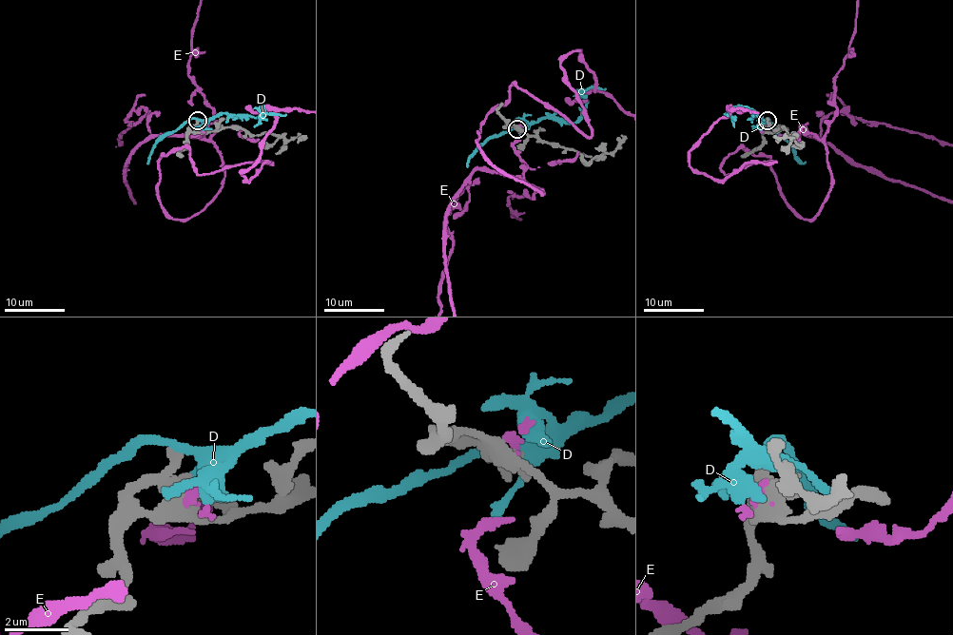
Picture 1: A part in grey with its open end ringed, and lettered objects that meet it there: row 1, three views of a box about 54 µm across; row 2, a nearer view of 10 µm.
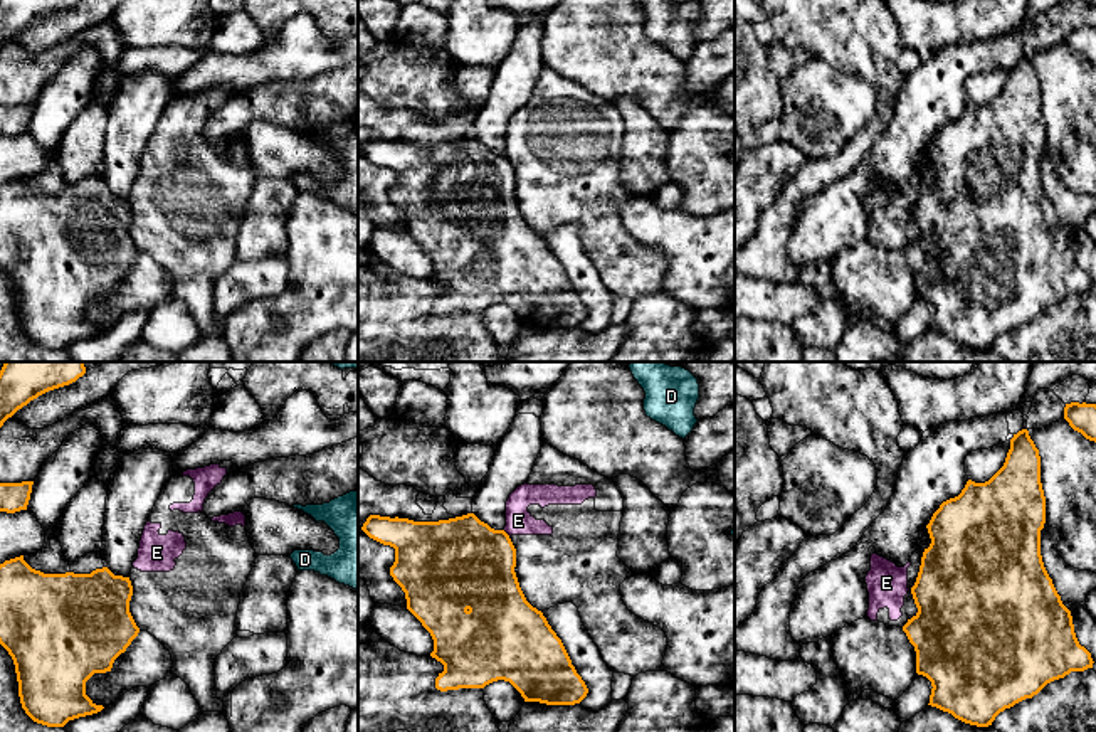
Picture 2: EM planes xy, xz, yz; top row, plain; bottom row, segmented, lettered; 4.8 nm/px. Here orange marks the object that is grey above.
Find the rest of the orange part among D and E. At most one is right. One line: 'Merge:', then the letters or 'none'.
Merge: none

